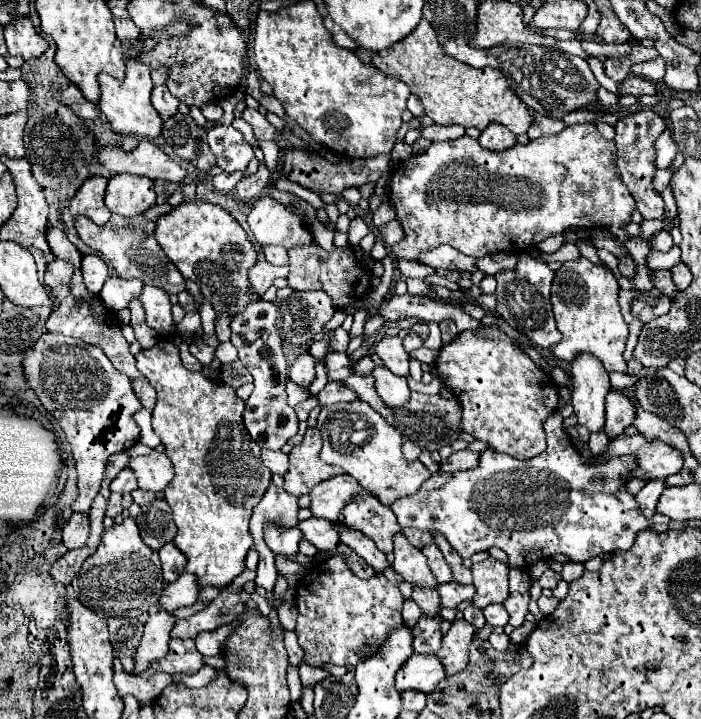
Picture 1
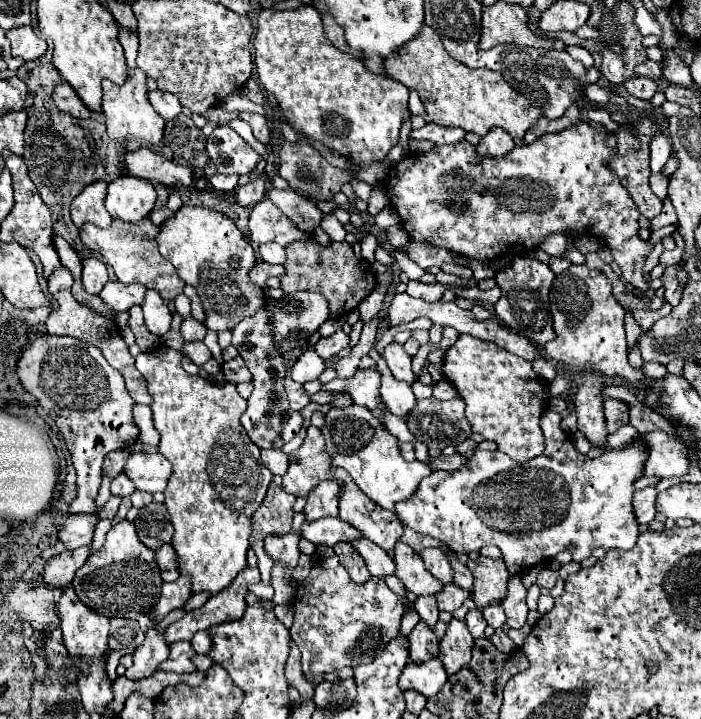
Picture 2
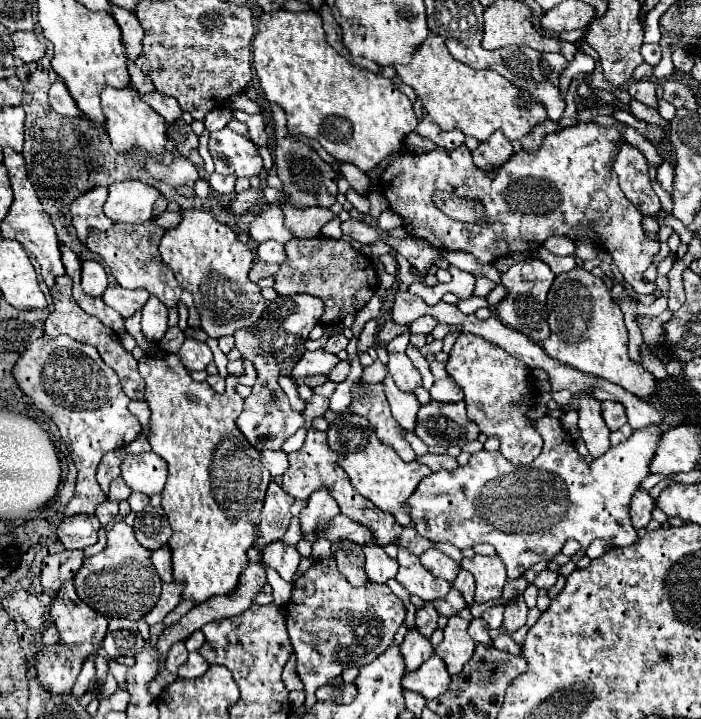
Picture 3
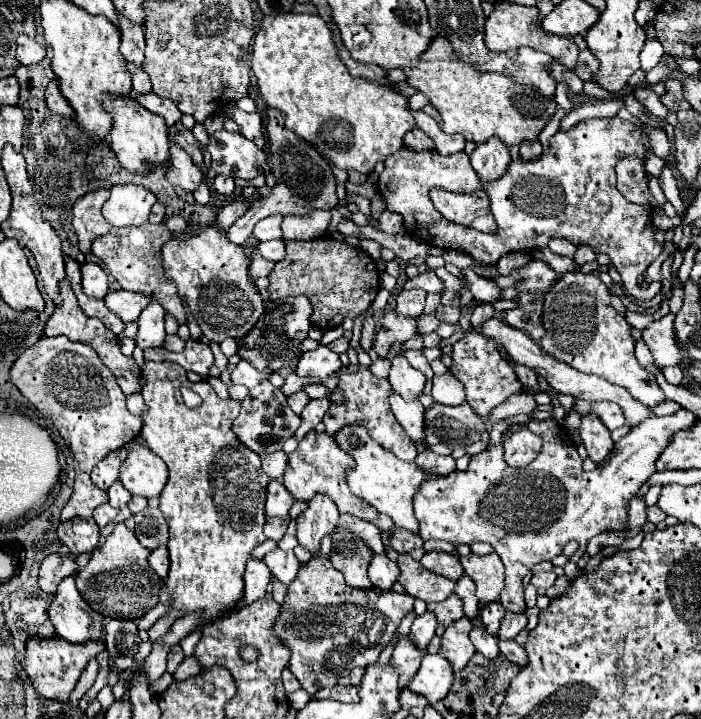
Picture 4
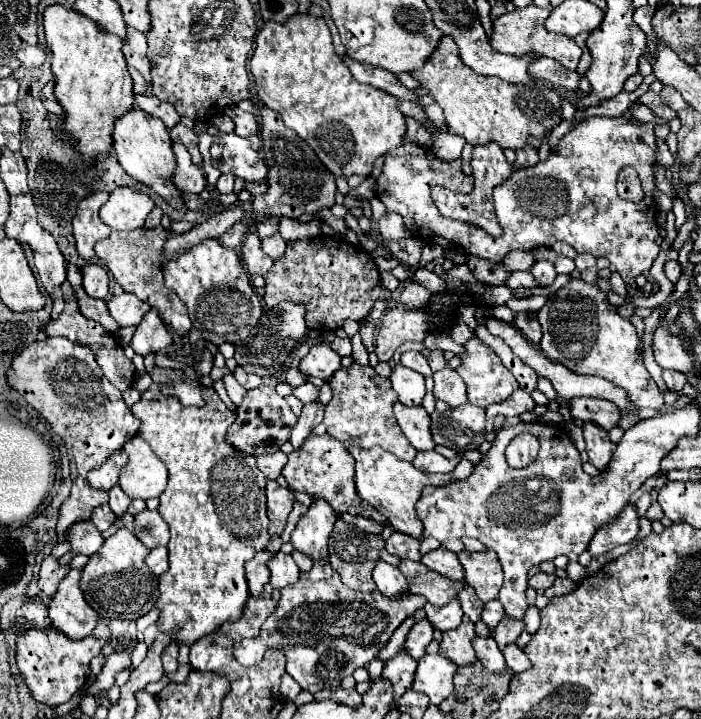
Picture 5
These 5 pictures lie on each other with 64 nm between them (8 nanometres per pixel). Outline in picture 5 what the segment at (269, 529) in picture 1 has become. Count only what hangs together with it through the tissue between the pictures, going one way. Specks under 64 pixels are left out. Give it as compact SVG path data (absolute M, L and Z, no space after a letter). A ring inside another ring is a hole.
M278 552L268 562L268 568L270 568L270 586L276 588L276 590L282 590L284 586L294 584L296 578L300 576L300 570L298 570L298 566L296 566L296 562L292 560L290 554Z

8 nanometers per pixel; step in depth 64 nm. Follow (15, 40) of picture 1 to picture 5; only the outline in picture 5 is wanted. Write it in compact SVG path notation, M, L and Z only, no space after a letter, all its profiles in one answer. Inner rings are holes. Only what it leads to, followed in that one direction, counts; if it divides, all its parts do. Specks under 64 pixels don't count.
M26 42L20 44L16 56L18 56L18 60L20 60L20 64L22 64L24 68L38 68L38 66L42 66L42 62L44 62L44 58L46 58L46 54L44 54L42 48L30 46L30 44L26 44Z

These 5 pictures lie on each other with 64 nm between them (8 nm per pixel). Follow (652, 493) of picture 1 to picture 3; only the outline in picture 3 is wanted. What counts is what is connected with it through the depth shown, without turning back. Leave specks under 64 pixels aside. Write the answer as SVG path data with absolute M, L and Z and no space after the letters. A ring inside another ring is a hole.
M638 490L632 496L630 516L632 516L632 522L634 522L636 530L644 528L652 520L652 508L654 508L654 502L652 502L652 498L650 498L650 494L646 490Z

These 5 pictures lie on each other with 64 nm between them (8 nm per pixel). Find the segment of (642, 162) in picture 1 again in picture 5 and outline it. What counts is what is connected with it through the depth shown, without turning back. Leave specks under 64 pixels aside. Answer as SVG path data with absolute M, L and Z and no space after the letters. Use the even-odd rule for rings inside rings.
M624 168L620 172L618 194L620 194L620 198L630 200L630 202L640 202L644 198L644 192L642 192L642 186L640 186L640 180L638 180L638 174L634 168Z

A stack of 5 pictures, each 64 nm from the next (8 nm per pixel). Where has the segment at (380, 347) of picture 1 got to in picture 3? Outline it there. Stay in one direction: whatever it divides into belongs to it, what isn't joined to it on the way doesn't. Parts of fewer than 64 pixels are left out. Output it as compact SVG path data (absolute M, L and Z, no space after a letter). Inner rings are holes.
M390 354L388 362L388 372L396 386L404 392L414 392L418 386L422 386L422 376L420 372L412 366L406 354Z

